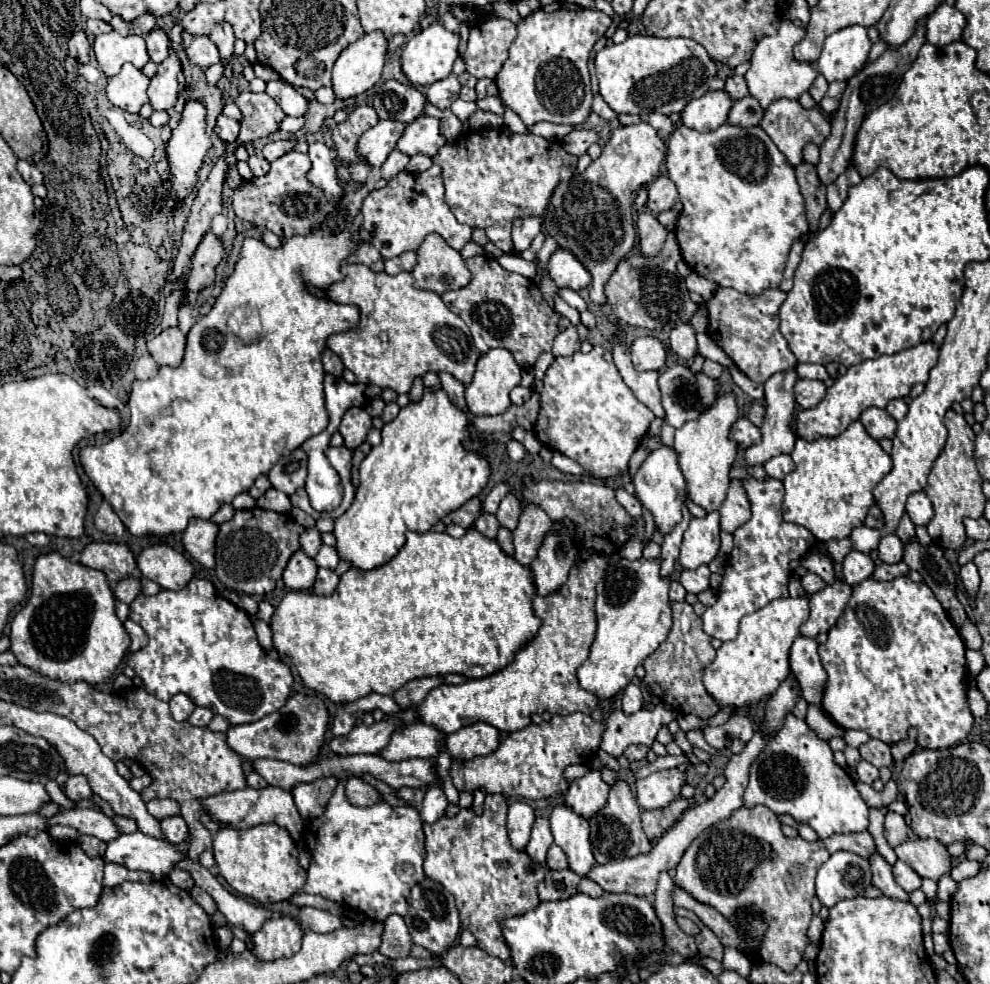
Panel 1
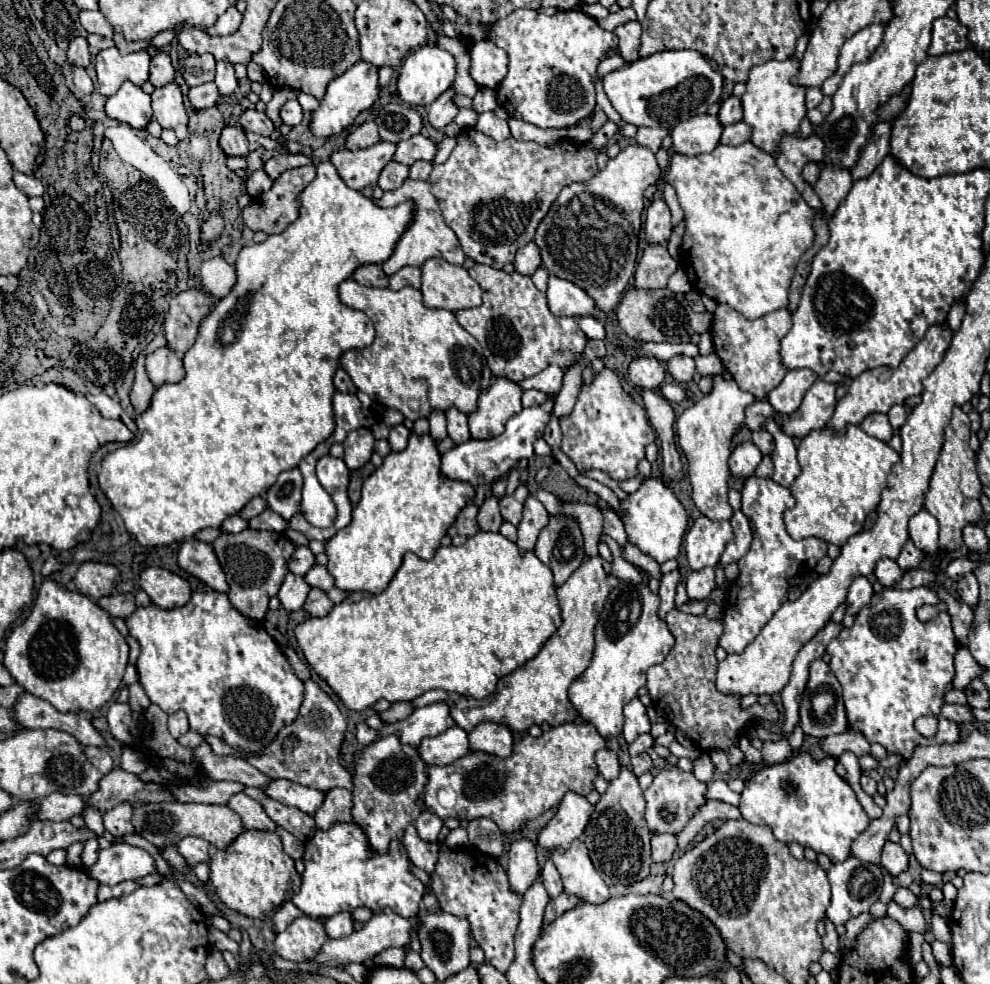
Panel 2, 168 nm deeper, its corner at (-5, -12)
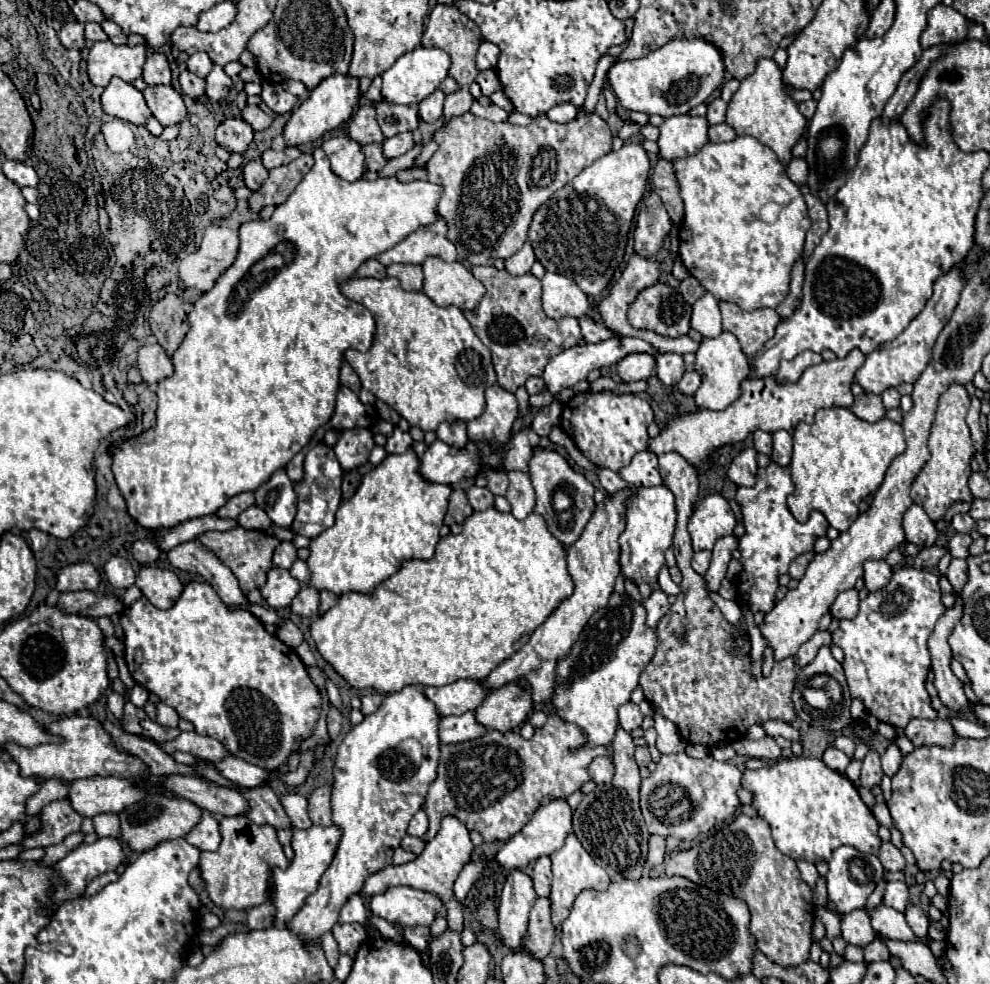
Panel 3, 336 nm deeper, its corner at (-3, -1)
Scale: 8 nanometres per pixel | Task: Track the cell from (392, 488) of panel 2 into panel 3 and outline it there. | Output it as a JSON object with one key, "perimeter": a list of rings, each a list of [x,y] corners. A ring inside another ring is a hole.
{"perimeter":[[[413,448],[403,454],[389,454],[379,466],[361,478],[361,484],[351,500],[341,502],[335,514],[335,524],[311,540],[311,556],[307,566],[311,570],[311,586],[317,590],[331,590],[341,596],[345,592],[371,592],[385,578],[395,574],[403,560],[409,558],[433,558],[435,546],[439,542],[439,528],[443,526],[443,516],[447,512],[451,486],[435,484],[421,476],[421,460]]]}

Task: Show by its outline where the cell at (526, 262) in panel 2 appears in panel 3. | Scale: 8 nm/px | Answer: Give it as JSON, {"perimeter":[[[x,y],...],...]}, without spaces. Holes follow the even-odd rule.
{"perimeter":[[[527,240],[519,252],[515,252],[511,258],[505,260],[505,268],[507,268],[513,276],[521,276],[521,274],[527,274],[527,272],[531,270],[533,262],[535,262],[533,246],[531,246],[531,242]]]}

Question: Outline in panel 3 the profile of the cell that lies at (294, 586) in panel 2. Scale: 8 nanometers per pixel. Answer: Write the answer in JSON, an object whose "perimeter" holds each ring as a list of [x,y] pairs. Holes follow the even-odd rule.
{"perimeter":[[[271,568],[267,574],[267,584],[261,588],[263,598],[271,608],[285,608],[297,596],[301,584],[285,568]]]}

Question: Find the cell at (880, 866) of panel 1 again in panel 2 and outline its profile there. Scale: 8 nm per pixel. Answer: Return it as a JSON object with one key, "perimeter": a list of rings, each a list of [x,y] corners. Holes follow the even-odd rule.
{"perimeter":[[[889,903],[889,909],[887,909],[887,915],[897,921],[907,933],[925,933],[927,931],[927,923],[925,923],[925,917],[921,913],[919,907],[911,907],[911,909],[903,909],[899,907],[897,903]]]}

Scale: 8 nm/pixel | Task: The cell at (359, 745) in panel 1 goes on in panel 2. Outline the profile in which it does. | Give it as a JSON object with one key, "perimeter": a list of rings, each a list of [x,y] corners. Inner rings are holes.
{"perimeter":[[[437,701],[437,703],[425,705],[421,709],[415,709],[407,719],[403,719],[399,723],[385,725],[379,731],[379,737],[395,733],[395,735],[399,735],[399,739],[403,743],[419,745],[421,739],[439,735],[453,725],[455,725],[455,721],[451,717],[451,705],[445,701]]]}

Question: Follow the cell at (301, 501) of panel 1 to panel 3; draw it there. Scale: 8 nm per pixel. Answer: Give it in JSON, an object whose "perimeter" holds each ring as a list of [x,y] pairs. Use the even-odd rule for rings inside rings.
{"perimeter":[[[323,442],[313,446],[305,458],[305,478],[299,484],[295,484],[297,516],[291,526],[295,530],[295,534],[303,534],[307,538],[317,538],[321,532],[325,532],[327,528],[333,526],[335,510],[341,504],[341,480],[343,480],[343,470],[337,462],[333,448]]]}

